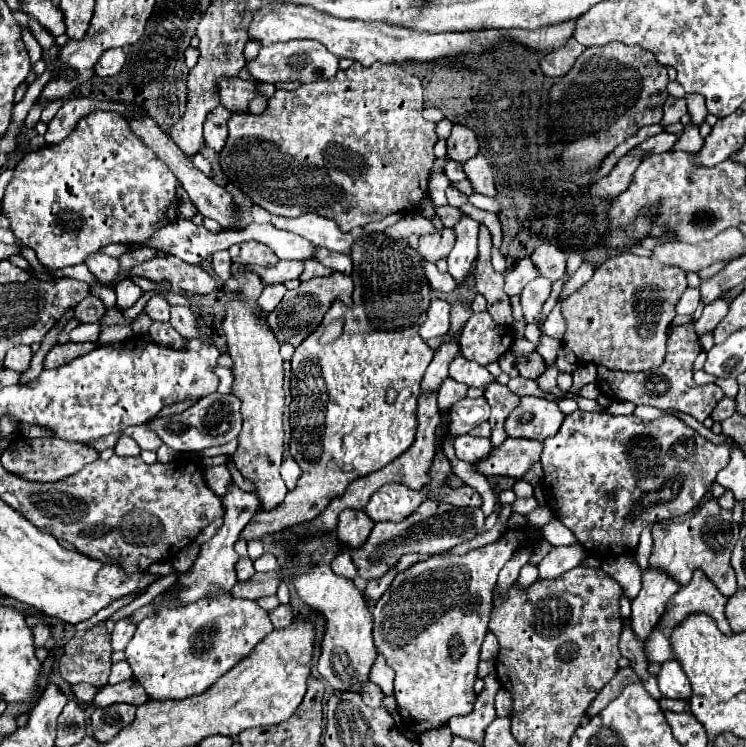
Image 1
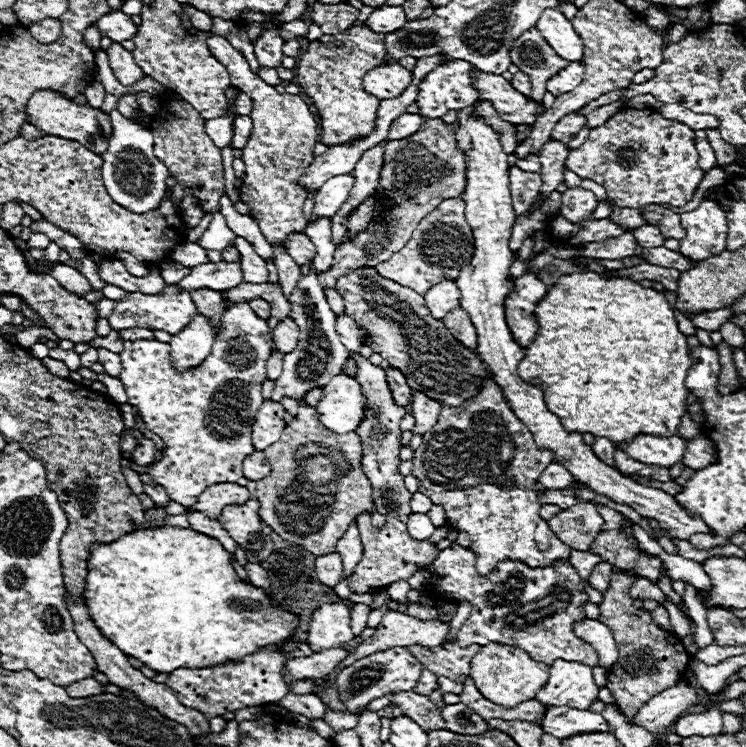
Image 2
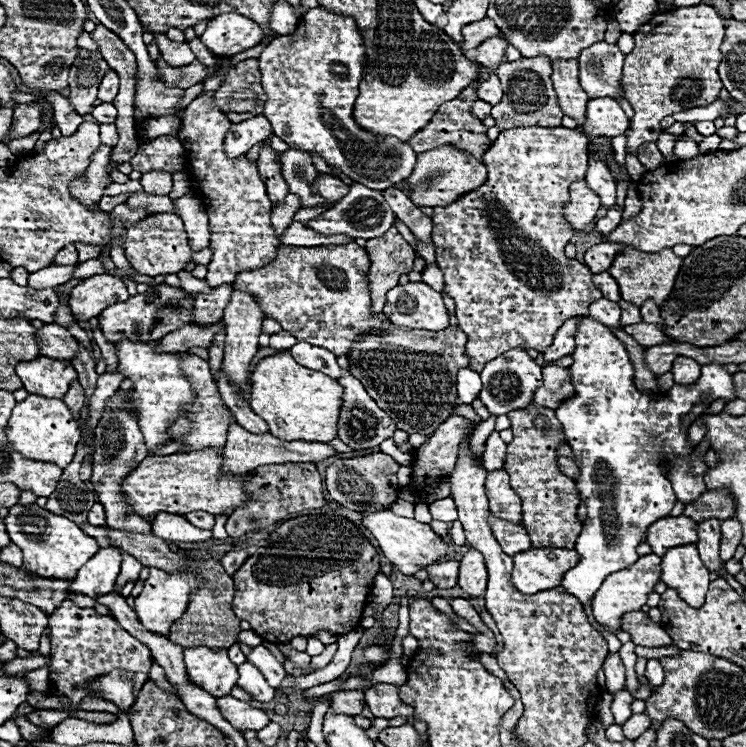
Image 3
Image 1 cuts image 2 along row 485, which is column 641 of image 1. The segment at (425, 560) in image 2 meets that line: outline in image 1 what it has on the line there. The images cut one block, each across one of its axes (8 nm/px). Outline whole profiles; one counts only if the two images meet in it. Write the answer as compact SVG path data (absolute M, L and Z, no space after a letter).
M694 322L674 326L670 328L670 334L668 334L668 346L666 346L666 356L662 366L656 366L654 370L644 370L638 374L622 374L620 370L614 372L614 370L606 370L604 366L598 366L598 386L606 396L614 400L628 400L636 406L648 404L660 410L674 408L674 410L692 414L698 422L704 422L712 414L716 404L722 400L724 392L716 384L706 384L706 386L694 384L692 364L700 352L702 352L702 346L698 342Z

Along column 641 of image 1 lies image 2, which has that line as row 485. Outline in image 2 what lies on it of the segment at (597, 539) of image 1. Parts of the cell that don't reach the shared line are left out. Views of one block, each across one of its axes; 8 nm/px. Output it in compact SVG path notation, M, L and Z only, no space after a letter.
M492 374L482 378L482 388L476 398L466 400L462 406L444 406L436 426L422 436L420 448L414 452L414 470L418 478L418 492L426 494L432 504L440 504L446 510L446 520L458 530L470 536L470 550L476 554L476 570L480 576L490 574L502 560L520 560L530 566L546 566L556 560L568 560L572 548L566 546L548 528L548 522L540 518L542 504L538 496L546 490L532 490L544 468L554 460L552 450L540 450L534 444L530 430L514 416L500 386Z

